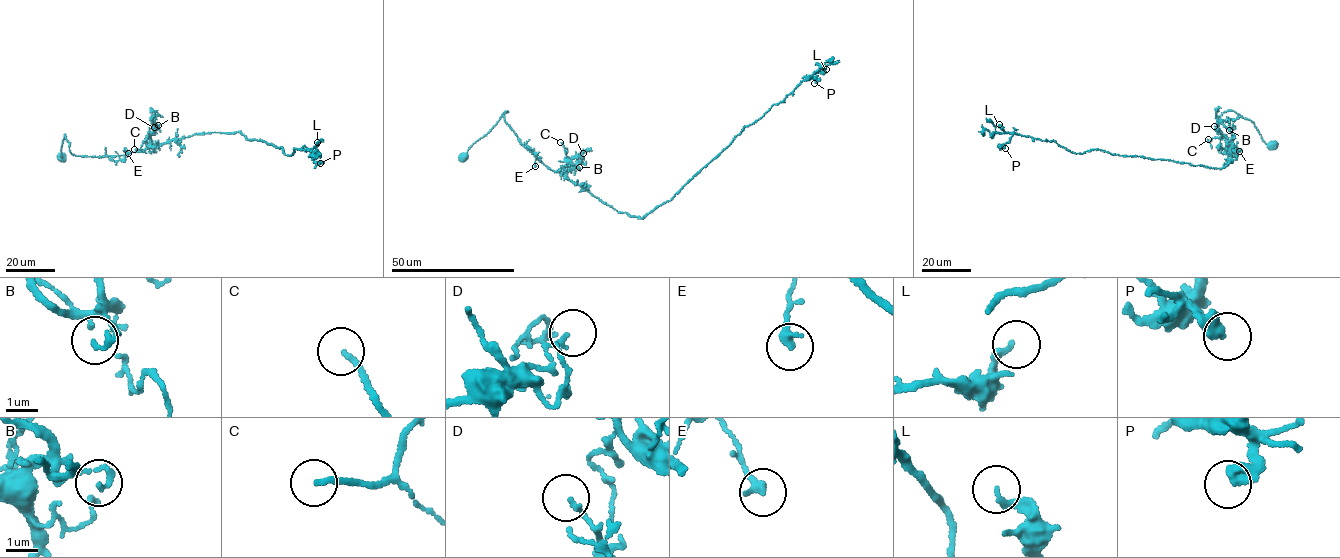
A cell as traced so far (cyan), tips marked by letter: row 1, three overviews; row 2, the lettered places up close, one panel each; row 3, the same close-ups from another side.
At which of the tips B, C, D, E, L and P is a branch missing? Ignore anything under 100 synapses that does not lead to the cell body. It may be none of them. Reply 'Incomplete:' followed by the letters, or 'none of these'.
Incomplete: none of these

